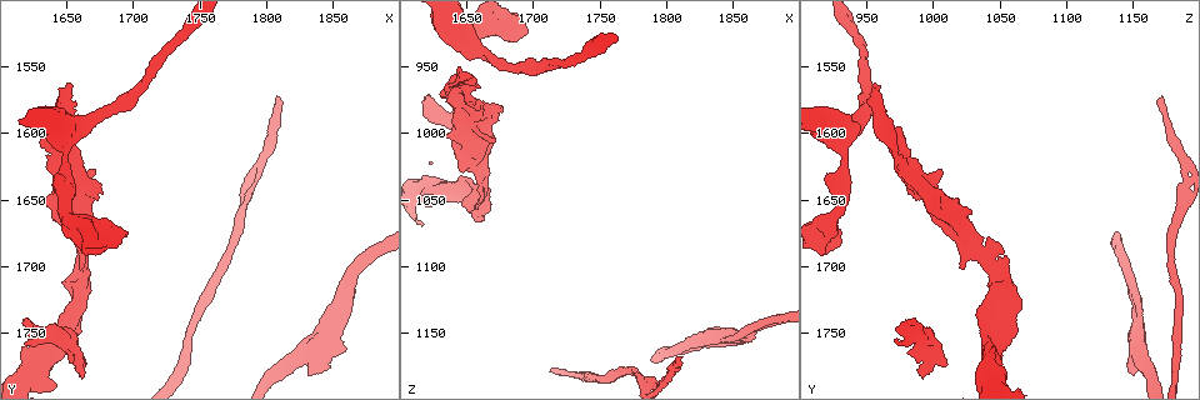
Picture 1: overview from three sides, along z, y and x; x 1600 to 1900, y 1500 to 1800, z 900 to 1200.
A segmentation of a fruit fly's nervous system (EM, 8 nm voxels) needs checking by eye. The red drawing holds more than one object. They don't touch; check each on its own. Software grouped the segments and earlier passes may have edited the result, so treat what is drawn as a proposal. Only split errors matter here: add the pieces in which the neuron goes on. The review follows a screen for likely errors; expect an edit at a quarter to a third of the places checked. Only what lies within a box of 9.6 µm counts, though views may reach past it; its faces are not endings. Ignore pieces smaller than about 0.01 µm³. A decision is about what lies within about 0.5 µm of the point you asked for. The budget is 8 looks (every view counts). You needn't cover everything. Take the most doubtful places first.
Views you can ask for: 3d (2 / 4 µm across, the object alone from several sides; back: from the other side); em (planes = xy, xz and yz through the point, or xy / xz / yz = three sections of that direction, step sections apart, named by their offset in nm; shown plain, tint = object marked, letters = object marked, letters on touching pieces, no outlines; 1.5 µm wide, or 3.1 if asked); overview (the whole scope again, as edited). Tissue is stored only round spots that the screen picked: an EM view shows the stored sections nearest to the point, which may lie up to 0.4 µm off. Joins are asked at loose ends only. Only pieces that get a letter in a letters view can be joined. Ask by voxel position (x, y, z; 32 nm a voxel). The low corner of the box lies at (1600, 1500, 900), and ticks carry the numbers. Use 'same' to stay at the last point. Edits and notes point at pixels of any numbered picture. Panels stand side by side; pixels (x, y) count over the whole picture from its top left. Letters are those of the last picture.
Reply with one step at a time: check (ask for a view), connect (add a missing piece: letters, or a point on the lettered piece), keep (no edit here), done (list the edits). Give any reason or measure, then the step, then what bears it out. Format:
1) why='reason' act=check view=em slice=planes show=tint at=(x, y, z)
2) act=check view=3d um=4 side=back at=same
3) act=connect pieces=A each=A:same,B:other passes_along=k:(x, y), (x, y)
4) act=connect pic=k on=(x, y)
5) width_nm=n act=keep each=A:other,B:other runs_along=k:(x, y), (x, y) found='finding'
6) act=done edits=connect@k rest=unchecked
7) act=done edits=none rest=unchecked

why='long arm stops here' act=check view=em slice=xz step=4 show=letters at=(1808, 1574, 1172)

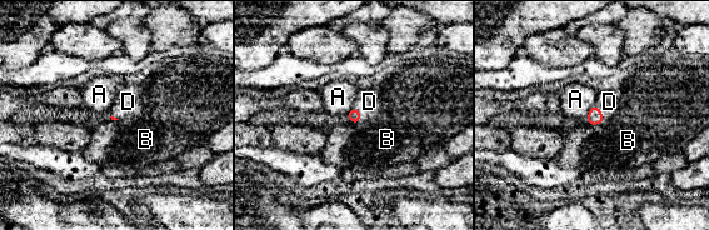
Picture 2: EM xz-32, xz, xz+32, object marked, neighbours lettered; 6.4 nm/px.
longest_contact=D:130nm act=connect pieces=D each=A:other,B:other,D:same found='it goes on there'

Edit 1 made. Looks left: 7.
why='branch stops here' act=check view=3d um=2 at=(1652, 1562, 958)

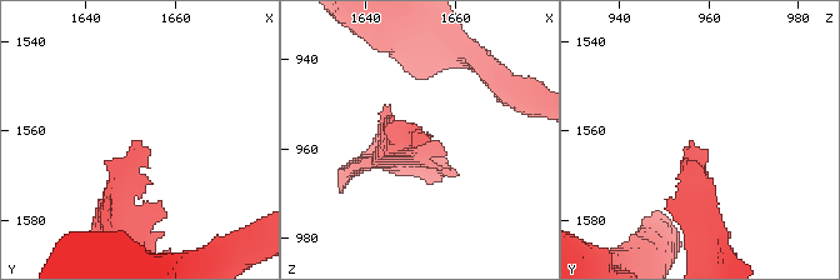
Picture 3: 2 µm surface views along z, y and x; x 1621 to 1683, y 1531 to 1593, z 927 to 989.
act=check view=em slice=planes show=plain at=(1651, 1562, 956)

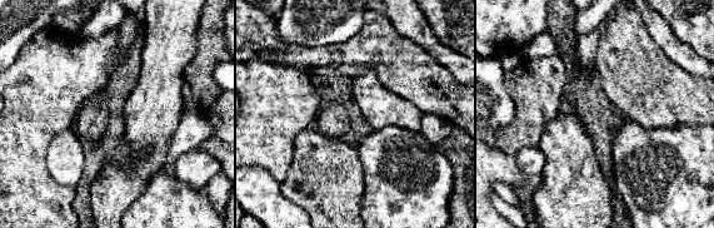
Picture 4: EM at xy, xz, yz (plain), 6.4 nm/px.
why='see the neighbours' act=check view=em slice=planes show=letters at=same

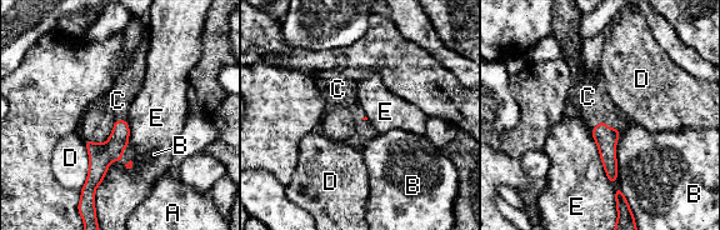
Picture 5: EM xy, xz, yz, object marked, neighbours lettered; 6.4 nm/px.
act=connect pieces=C each=A:other,B:other,C:same,D:other,E:other passes_along=5:(605, 138), (604, 124), (588, 96) found='it goes on there'

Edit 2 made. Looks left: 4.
act=check view=overview

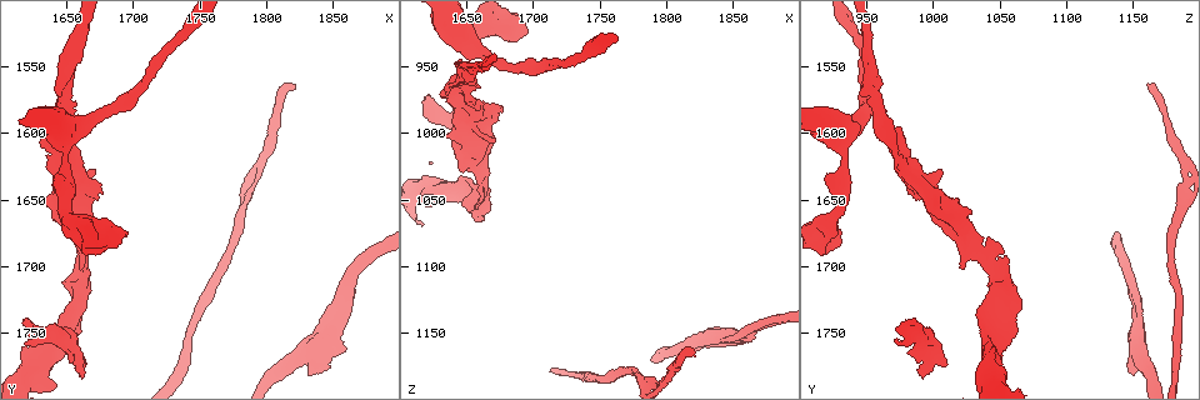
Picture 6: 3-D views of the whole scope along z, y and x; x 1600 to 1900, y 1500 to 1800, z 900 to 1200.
why='stops while still wide' act=check view=em slice=planes show=letters at=(1636, 1626, 974)

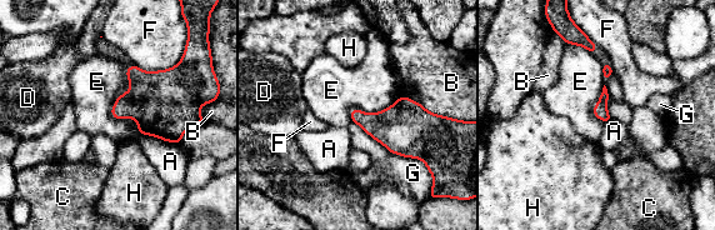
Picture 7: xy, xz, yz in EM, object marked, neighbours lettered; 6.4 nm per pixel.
act=keep each=A:other,B:other,C:other,D:other,E:other,F:other,G:other,H:other border=7:(126, 69), (111, 114), (140, 133) found='no lettered piece goes on from it'

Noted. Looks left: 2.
act=done edits=connect@2,connect@5 rest=unchecked

